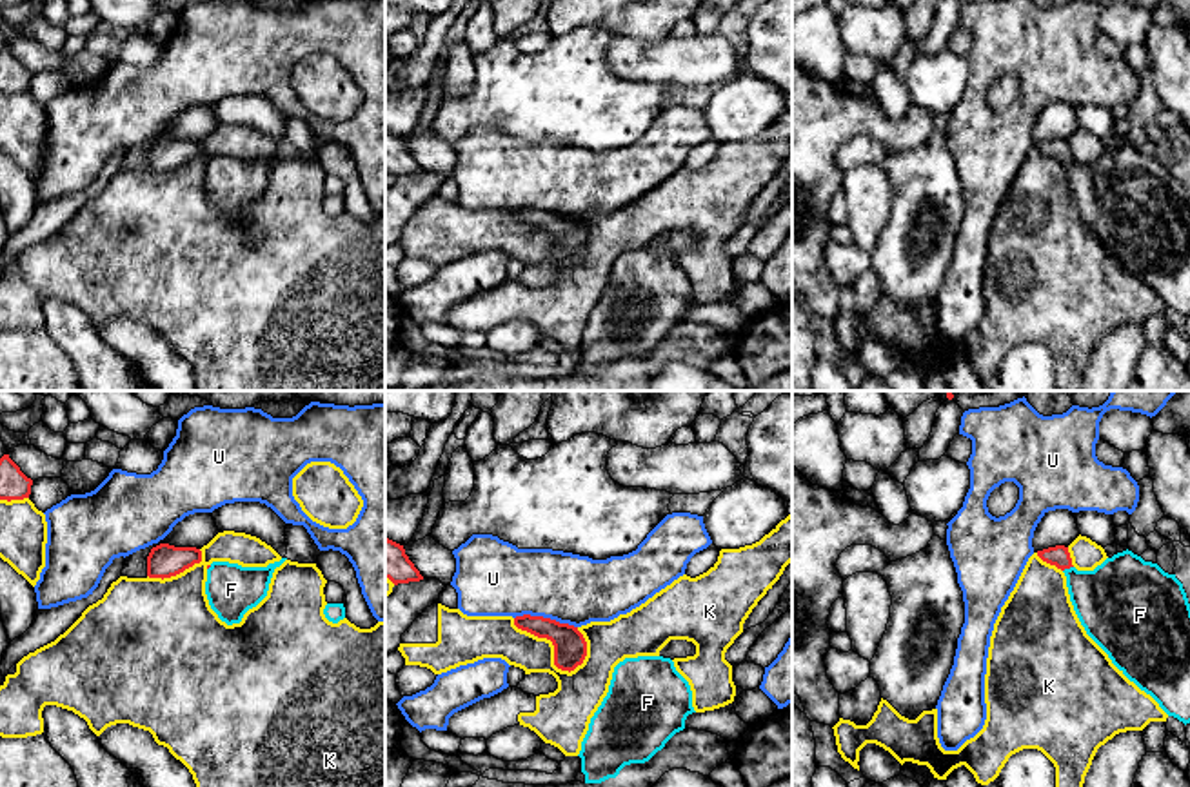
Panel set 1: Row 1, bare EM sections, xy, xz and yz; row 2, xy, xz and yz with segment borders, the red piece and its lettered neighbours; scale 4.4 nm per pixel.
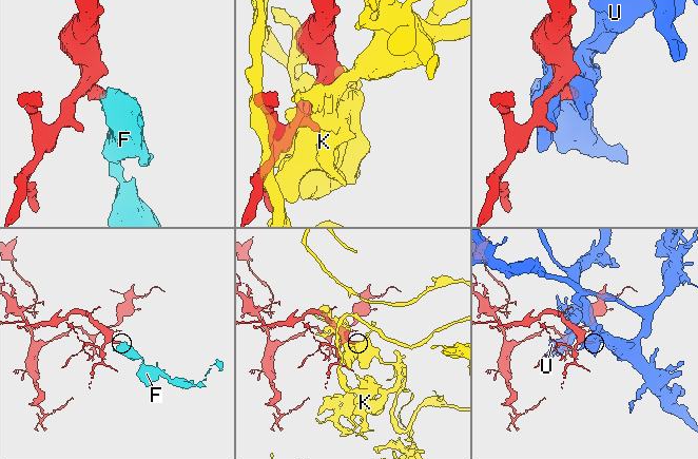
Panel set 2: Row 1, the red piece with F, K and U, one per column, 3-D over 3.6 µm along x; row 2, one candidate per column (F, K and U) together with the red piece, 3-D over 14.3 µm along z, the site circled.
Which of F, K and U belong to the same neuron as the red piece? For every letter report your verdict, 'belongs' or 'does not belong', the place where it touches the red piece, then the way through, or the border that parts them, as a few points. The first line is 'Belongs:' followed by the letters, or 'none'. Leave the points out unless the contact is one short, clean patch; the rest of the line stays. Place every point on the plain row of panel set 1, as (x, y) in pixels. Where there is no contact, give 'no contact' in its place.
Belongs: F
F: belongs; meets red in yz at (1067, 160); runs through yz (1060, 149), (1067, 160), (1094, 188), (1112, 193)
K: does not belong; meets red in xz at (555, 240)
U: does not belong; meets red in xz at (545, 211)

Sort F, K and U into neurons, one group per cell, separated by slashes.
F / K / U

